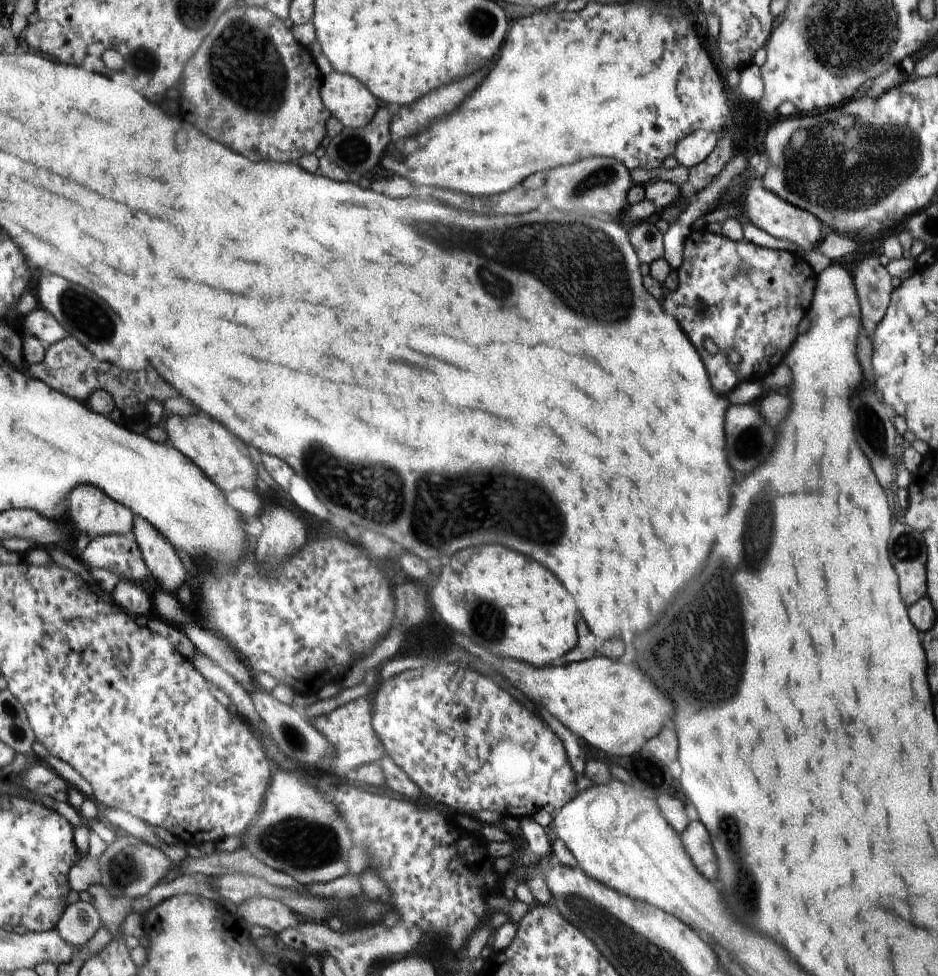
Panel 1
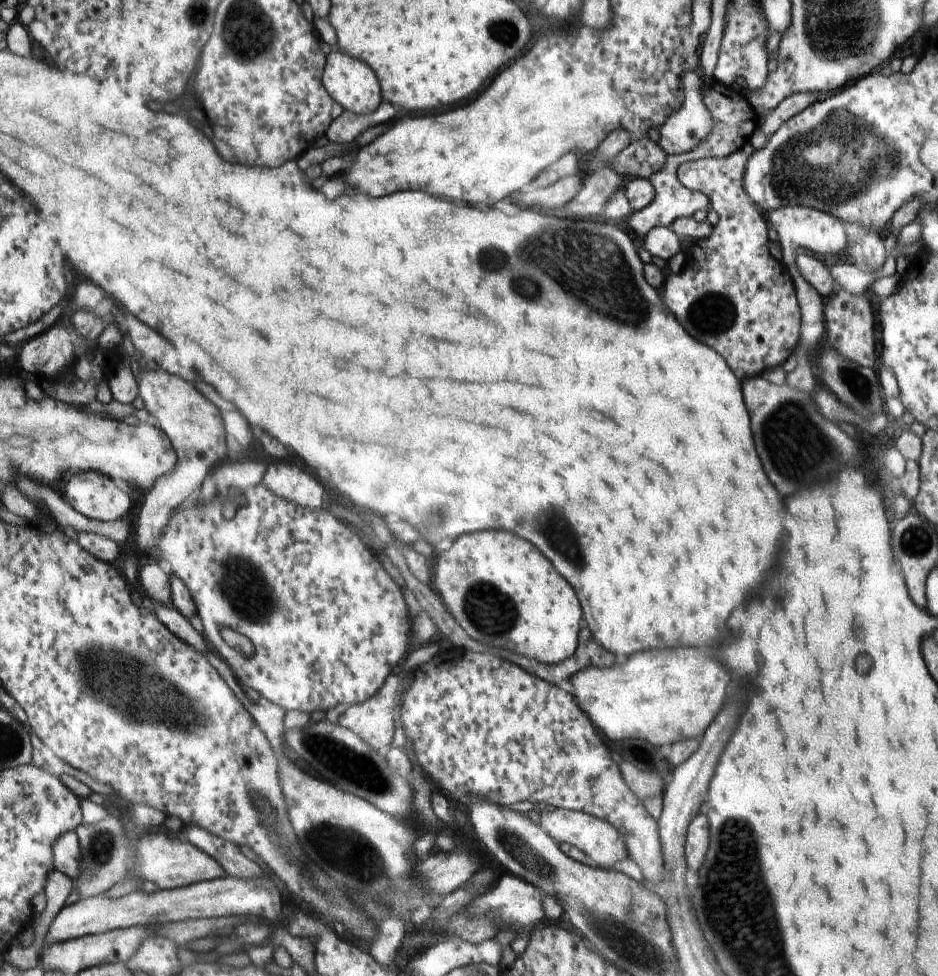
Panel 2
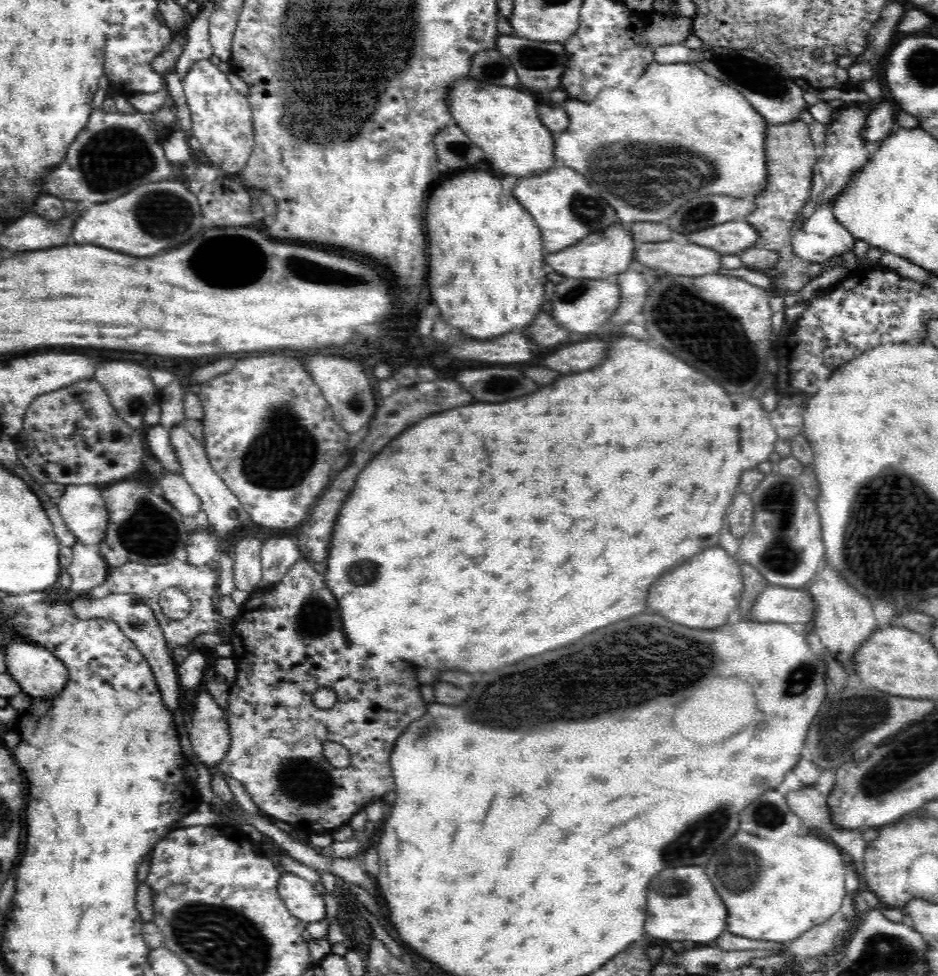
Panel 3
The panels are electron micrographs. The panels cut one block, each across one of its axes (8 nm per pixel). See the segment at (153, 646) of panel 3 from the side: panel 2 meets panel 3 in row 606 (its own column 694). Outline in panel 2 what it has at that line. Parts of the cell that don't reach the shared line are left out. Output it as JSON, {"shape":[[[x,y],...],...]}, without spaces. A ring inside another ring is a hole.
{"shape":[[[688,71],[683,76],[684,102],[675,113],[667,118],[667,122],[659,128],[660,140],[658,140],[658,144],[662,147],[662,150],[665,150],[667,155],[681,155],[693,151],[700,143],[706,141],[712,132],[714,119],[703,101],[706,83],[707,79],[700,72]]]}

